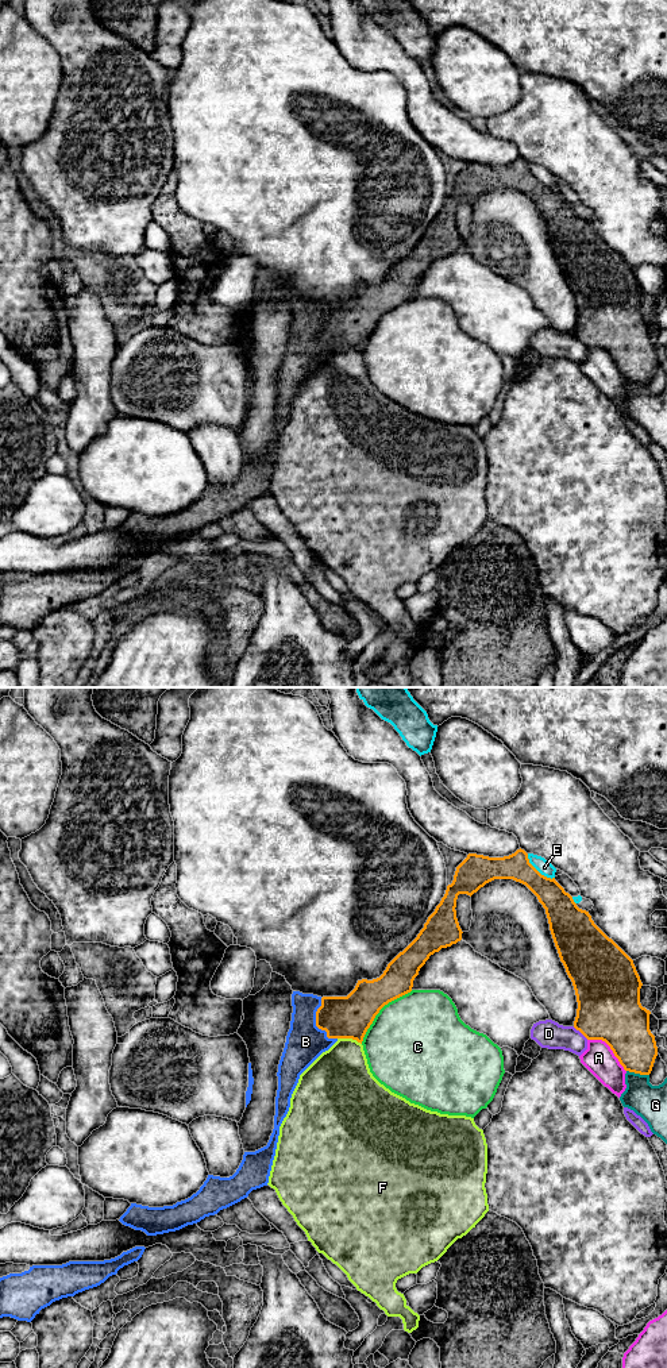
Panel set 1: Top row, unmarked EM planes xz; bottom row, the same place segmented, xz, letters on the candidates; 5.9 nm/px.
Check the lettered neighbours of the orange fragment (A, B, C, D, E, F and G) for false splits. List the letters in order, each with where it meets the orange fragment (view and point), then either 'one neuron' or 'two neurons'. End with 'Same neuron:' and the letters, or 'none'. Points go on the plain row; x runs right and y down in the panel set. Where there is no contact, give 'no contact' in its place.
A: xz (610, 357) | two neurons
B: xz (316, 332) | one neuron
C: xz (380, 318) | two neurons
D: xz (581, 340) | two neurons
E: xz (536, 178) | two neurons
F: xz (350, 346) | two neurons
G: xz (637, 381) | two neurons
Same neuron: B

